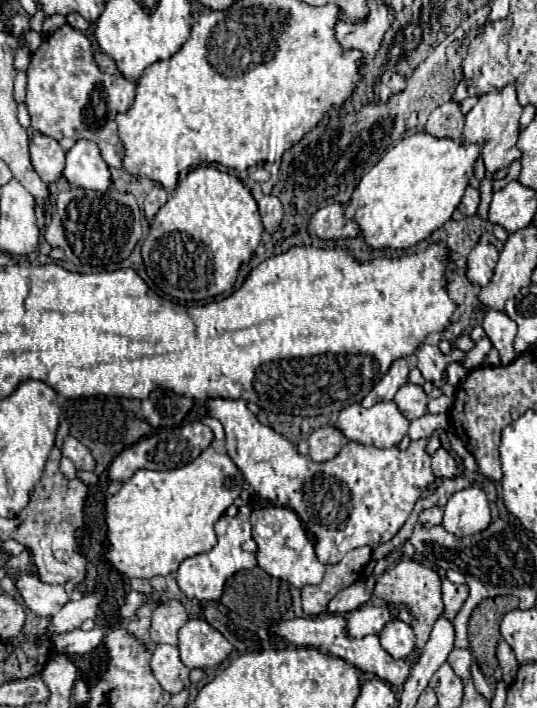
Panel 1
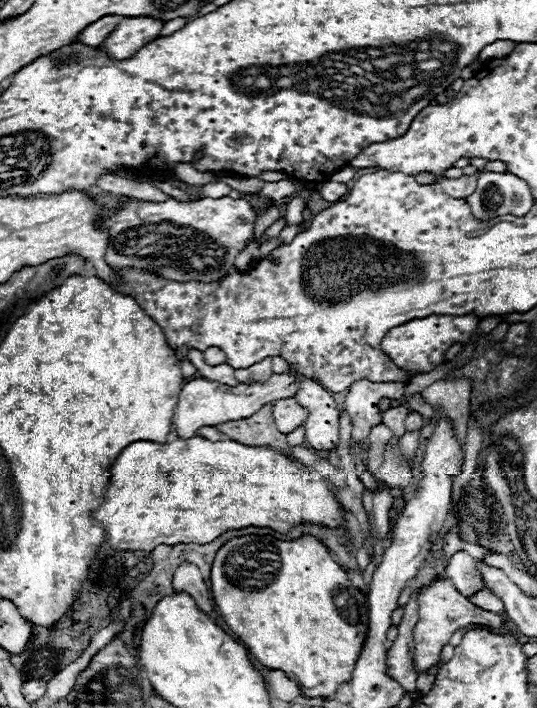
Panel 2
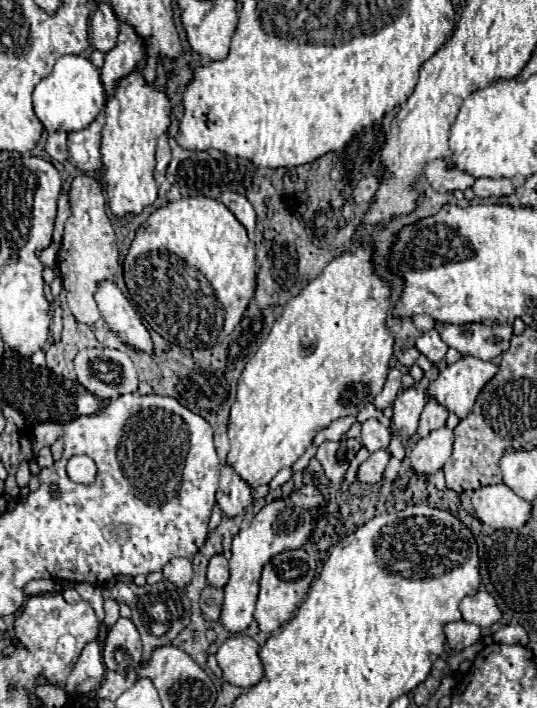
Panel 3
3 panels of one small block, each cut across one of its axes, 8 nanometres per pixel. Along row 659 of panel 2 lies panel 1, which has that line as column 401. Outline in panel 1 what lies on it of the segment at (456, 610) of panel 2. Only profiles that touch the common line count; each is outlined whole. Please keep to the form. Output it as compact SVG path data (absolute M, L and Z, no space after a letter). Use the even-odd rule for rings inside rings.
M378 402L372 408L352 404L340 412L334 426L338 426L348 440L376 448L390 448L408 434L410 420L400 414L394 402Z

